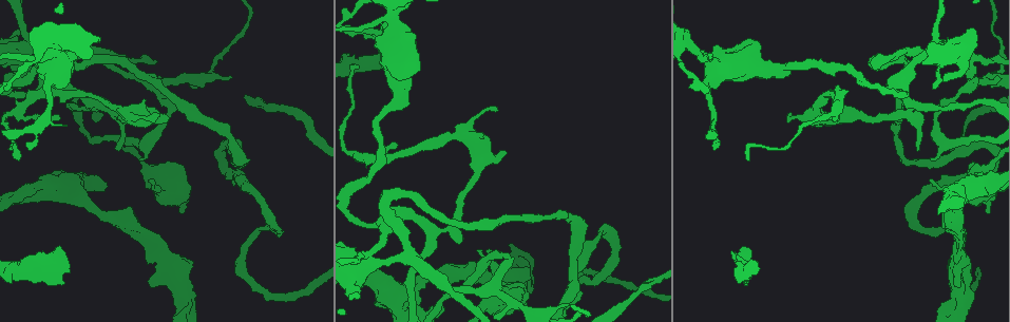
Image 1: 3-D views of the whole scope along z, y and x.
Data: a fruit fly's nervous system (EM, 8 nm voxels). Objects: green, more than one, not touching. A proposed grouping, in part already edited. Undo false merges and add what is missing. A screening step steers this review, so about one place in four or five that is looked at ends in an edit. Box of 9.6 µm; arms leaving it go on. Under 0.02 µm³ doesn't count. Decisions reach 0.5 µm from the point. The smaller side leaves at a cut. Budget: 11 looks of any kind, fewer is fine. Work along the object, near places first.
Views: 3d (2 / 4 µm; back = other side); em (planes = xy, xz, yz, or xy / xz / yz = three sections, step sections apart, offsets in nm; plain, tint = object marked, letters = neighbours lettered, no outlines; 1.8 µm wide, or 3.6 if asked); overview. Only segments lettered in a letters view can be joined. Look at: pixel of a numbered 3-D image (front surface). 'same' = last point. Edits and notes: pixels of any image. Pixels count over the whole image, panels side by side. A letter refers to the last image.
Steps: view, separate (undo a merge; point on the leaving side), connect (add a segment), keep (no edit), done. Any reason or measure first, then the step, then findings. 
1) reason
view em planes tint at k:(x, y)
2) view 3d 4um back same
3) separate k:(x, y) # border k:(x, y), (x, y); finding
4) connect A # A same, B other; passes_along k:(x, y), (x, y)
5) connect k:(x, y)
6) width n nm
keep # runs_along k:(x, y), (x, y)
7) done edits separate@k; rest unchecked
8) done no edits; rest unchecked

a fork
view em 3.6um yz step 4 tint at 1:(65, 189)

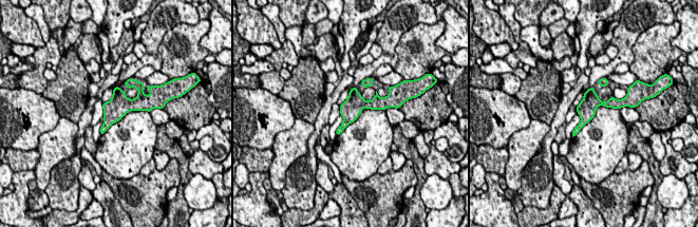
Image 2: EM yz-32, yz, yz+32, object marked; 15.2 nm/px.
another direction
view em 3.6um planes letters same

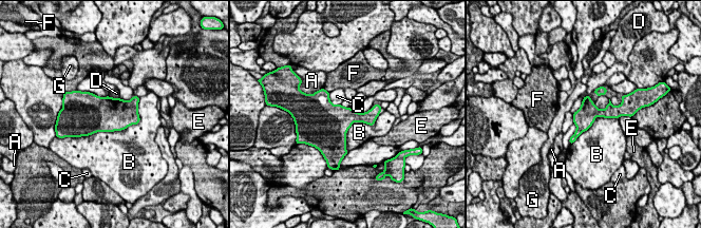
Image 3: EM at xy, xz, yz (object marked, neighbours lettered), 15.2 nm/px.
keep # A other, B other, C other, D other, E other, F other, G other; border 3:(139, 98), (136, 124), (79, 137); continuous, no second cell

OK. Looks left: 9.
view em yz step 8 tint at 1:(991, 161)

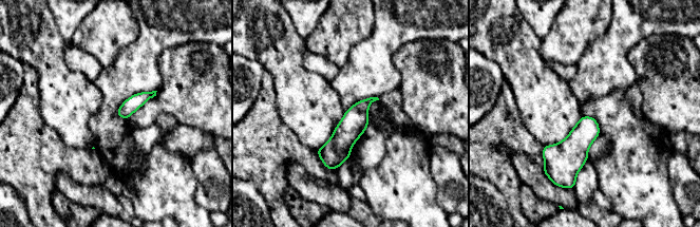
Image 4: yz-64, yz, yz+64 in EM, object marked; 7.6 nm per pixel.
another direction
view em planes letters same

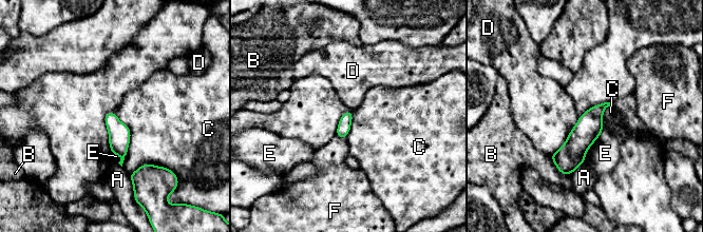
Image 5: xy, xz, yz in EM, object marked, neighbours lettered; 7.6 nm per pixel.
width 100 nm
keep # A other, B other, C other, D other, E other, F other; runs_along 5:(604, 105), (567, 159), (566, 172); one cell here

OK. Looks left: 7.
thin end
view 3d 4um at 1:(179, 212)

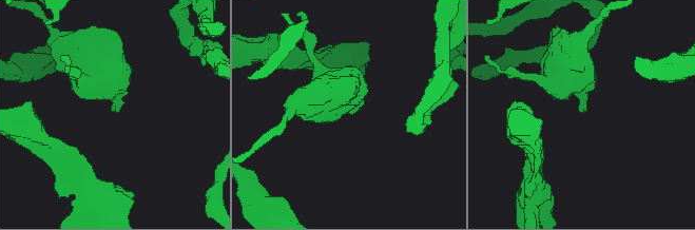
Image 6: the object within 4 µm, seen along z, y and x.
shape alone is not enough
view em 3.6um yz step 4 tint at 6:(584, 109)

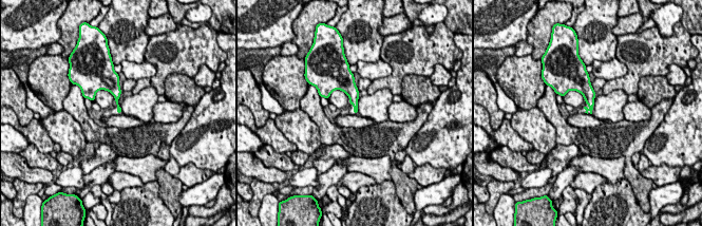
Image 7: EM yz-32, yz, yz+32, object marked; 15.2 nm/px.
another direction
view em 3.6um planes letters same

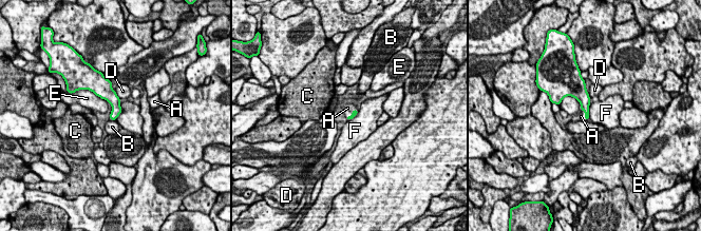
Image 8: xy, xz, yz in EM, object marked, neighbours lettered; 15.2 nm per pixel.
width 90 nm
connect A # A same, B other, C other, D other, E other, F other; passes_along 8:(355, 112), (352, 113), (347, 108); the cell continues

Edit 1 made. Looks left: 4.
sudden change in width
view 3d 2um at 1:(20, 110)

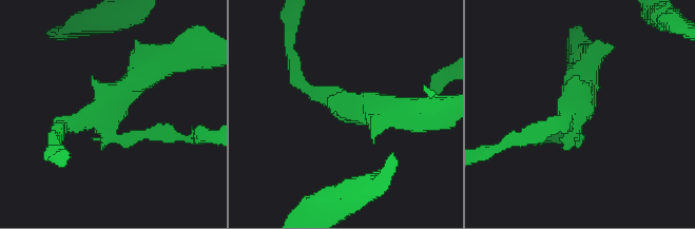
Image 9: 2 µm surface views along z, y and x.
need the tissue
view em yz step 8 tint at 9:(575, 110)

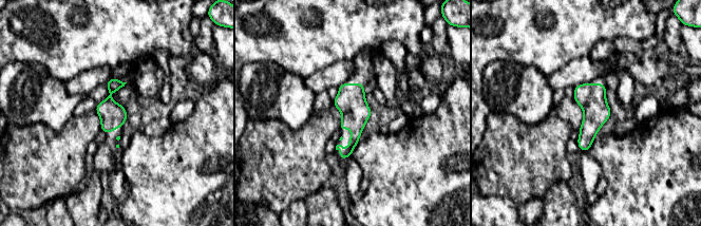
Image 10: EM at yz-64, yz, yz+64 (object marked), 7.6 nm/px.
cut it another way
view em planes letters same

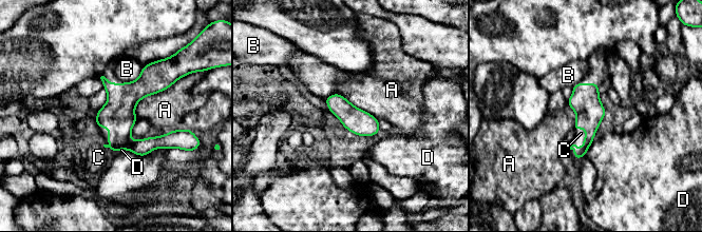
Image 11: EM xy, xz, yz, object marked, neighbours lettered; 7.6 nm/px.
width 190 nm
connect C # A other, B other, C same, D other; it goes on there

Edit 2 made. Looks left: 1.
done edits connect@8, connect@11; rest unchecked

